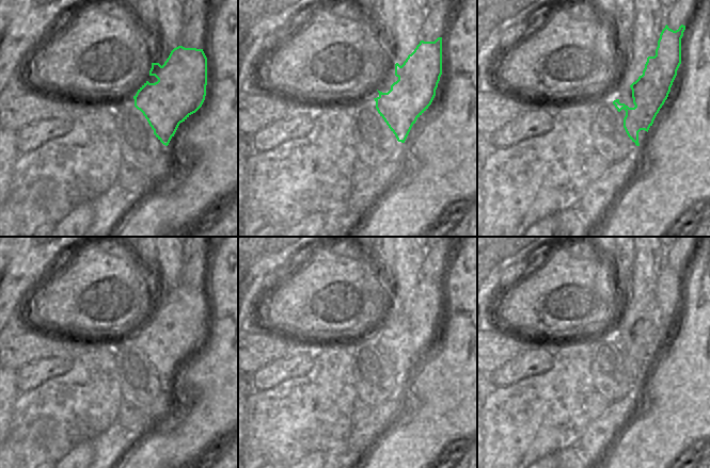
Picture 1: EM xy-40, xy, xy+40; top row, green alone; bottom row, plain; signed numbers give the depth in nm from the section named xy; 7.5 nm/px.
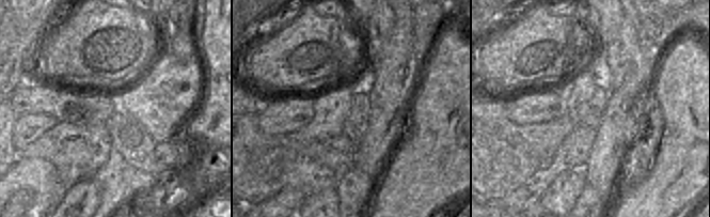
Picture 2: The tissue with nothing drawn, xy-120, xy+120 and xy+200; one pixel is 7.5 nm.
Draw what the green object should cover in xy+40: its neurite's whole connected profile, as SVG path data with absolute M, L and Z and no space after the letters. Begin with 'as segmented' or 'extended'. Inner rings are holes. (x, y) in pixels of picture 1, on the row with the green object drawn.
as segmented; M667 25L662 30L656 55L647 58L643 75L630 85L635 107L629 108L620 103L619 99L613 101L618 112L622 109L626 111L624 128L636 146L640 146L638 132L648 132L668 97L681 64L681 38L684 30L683 25L676 31Z

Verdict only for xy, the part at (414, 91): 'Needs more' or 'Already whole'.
Already whole.

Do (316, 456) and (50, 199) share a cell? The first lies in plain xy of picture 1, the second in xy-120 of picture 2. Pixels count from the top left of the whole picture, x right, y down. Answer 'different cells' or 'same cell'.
different cells

